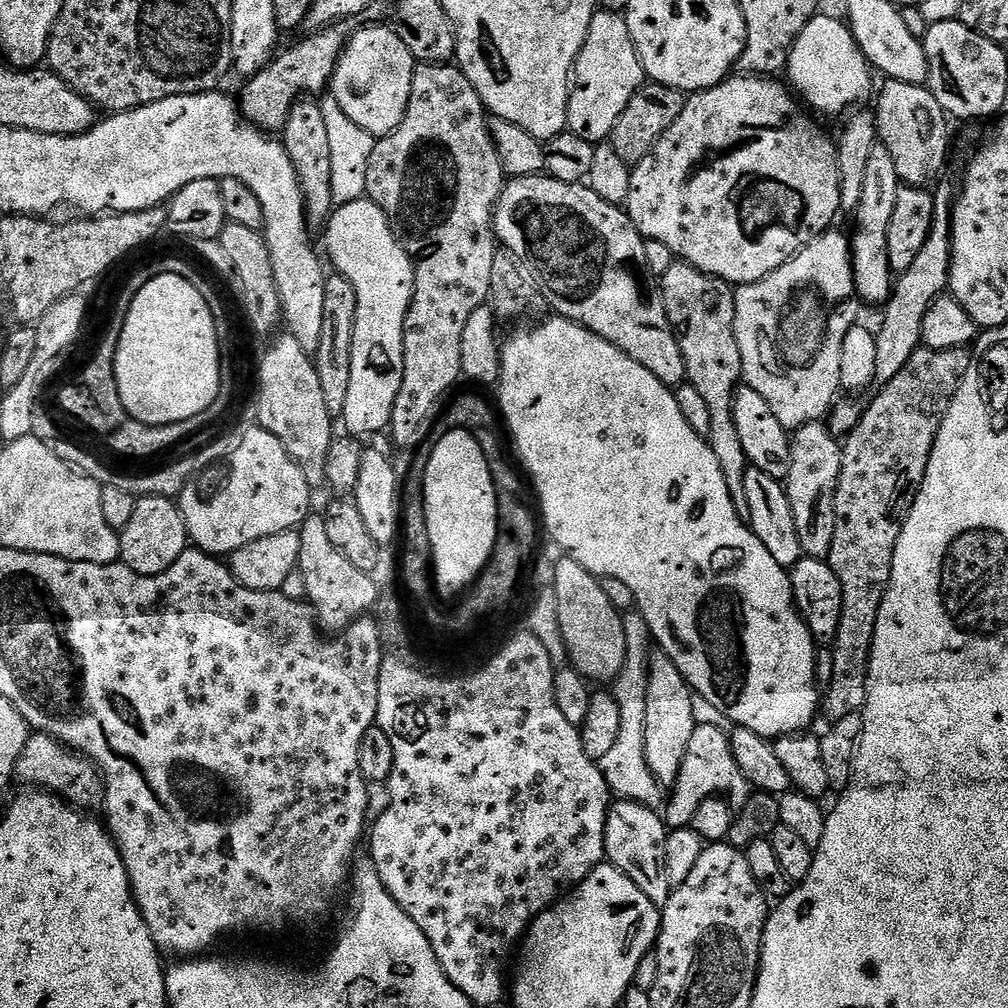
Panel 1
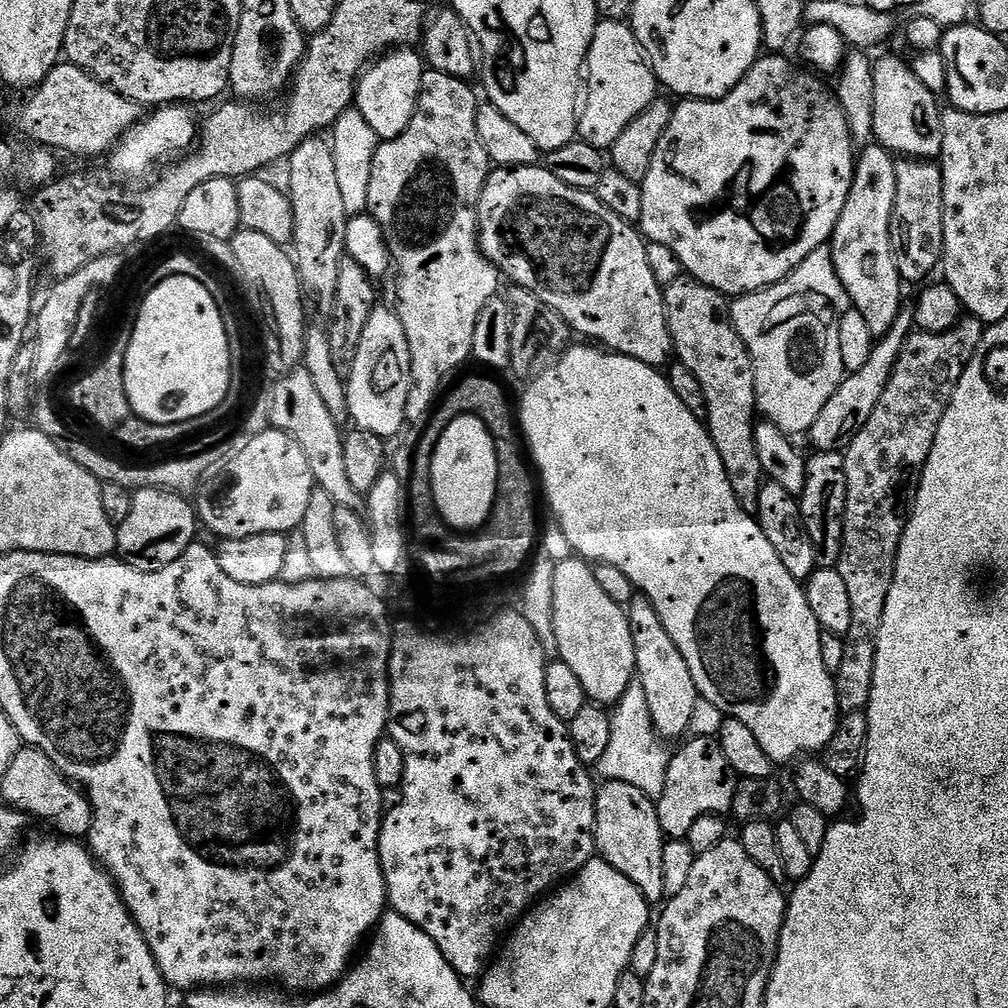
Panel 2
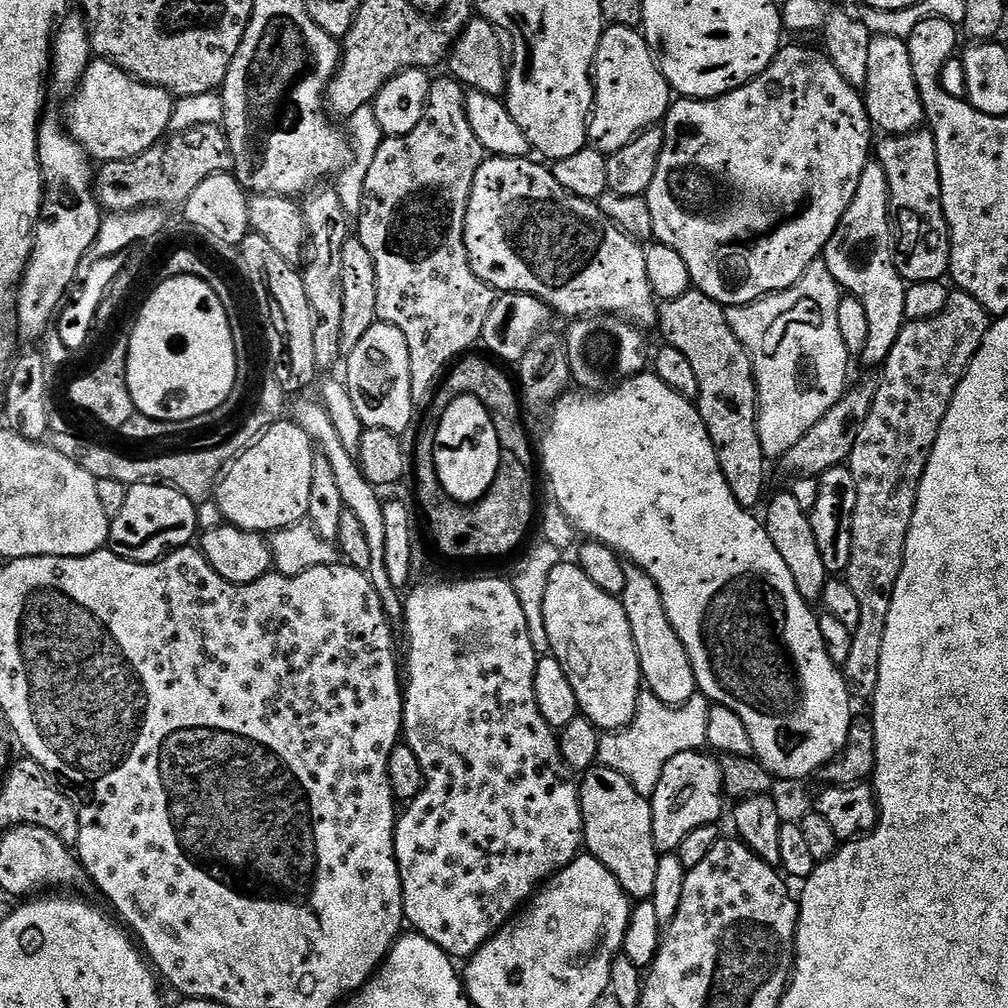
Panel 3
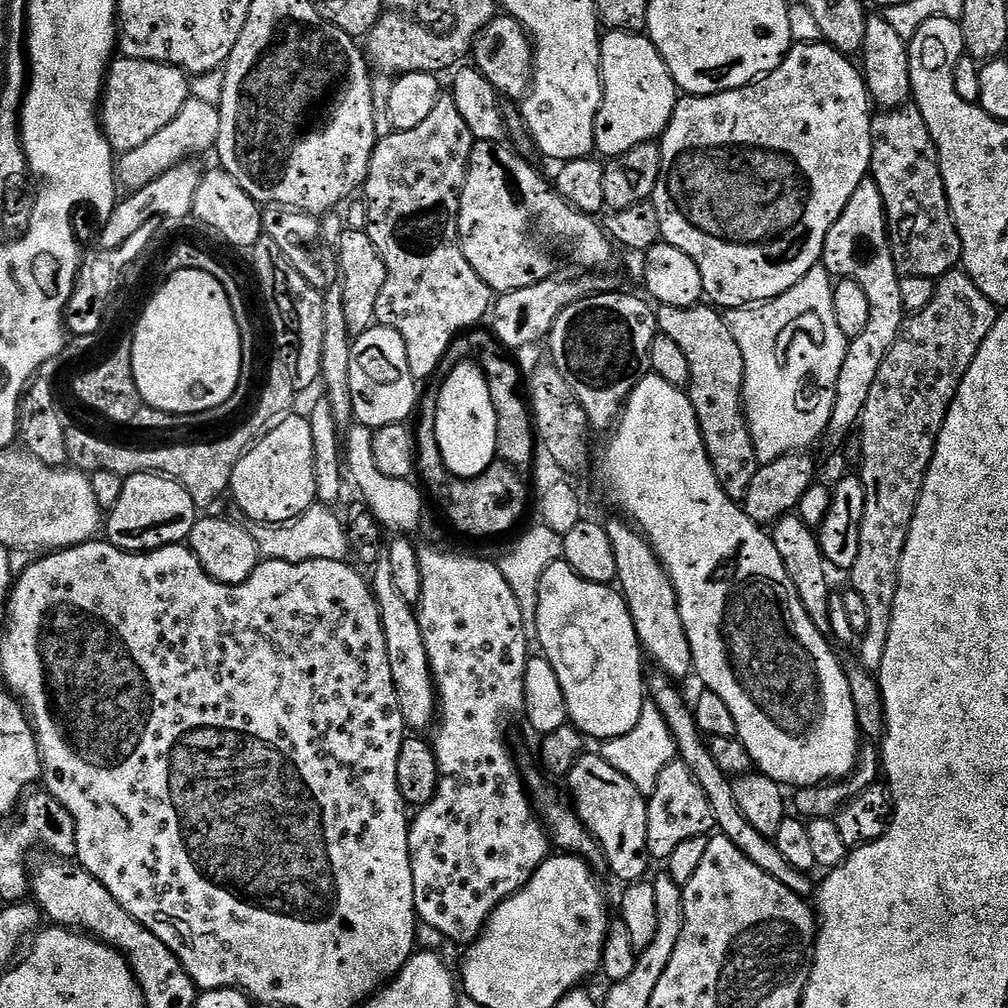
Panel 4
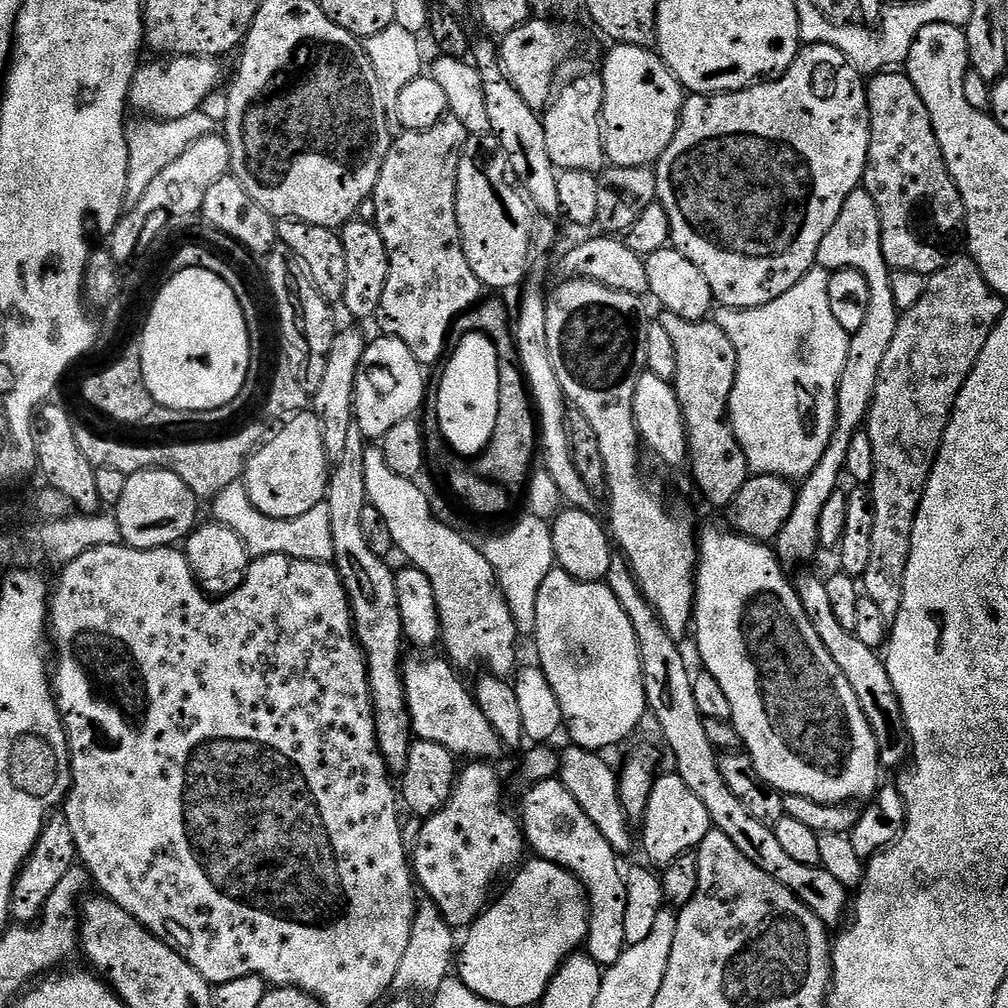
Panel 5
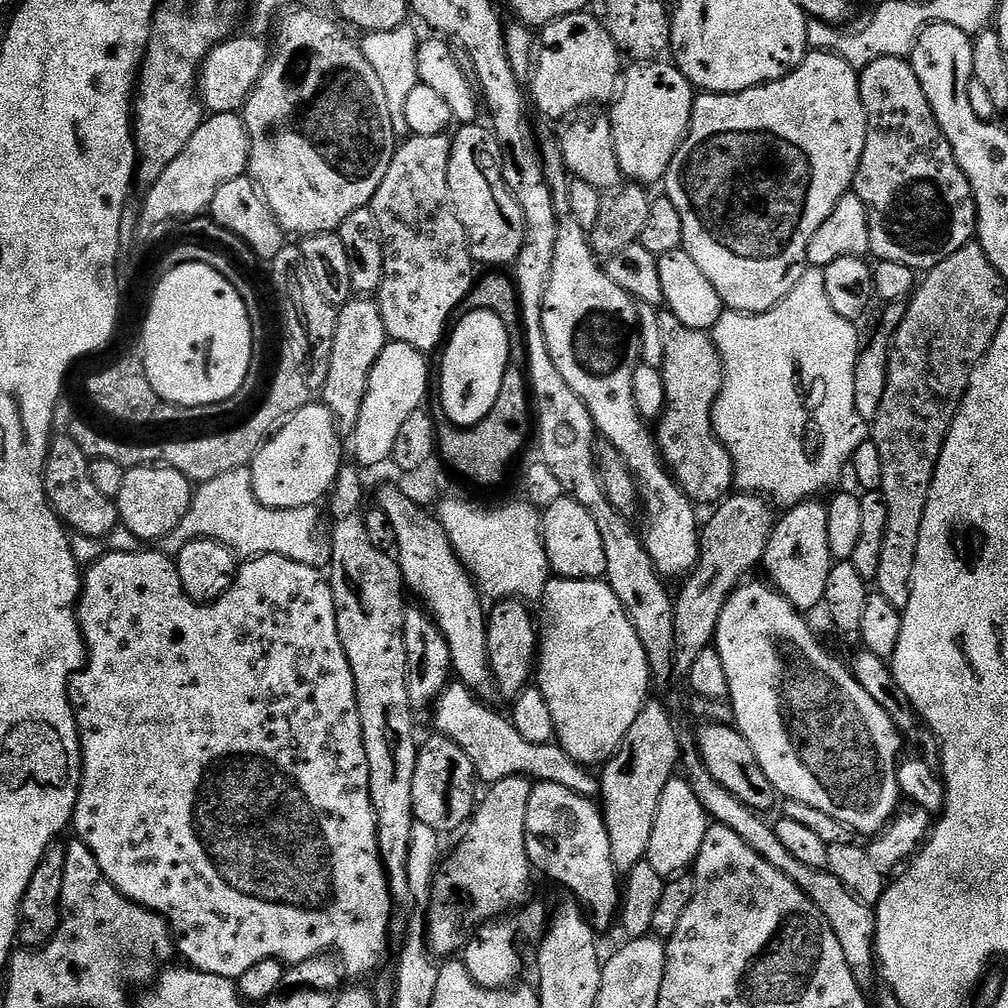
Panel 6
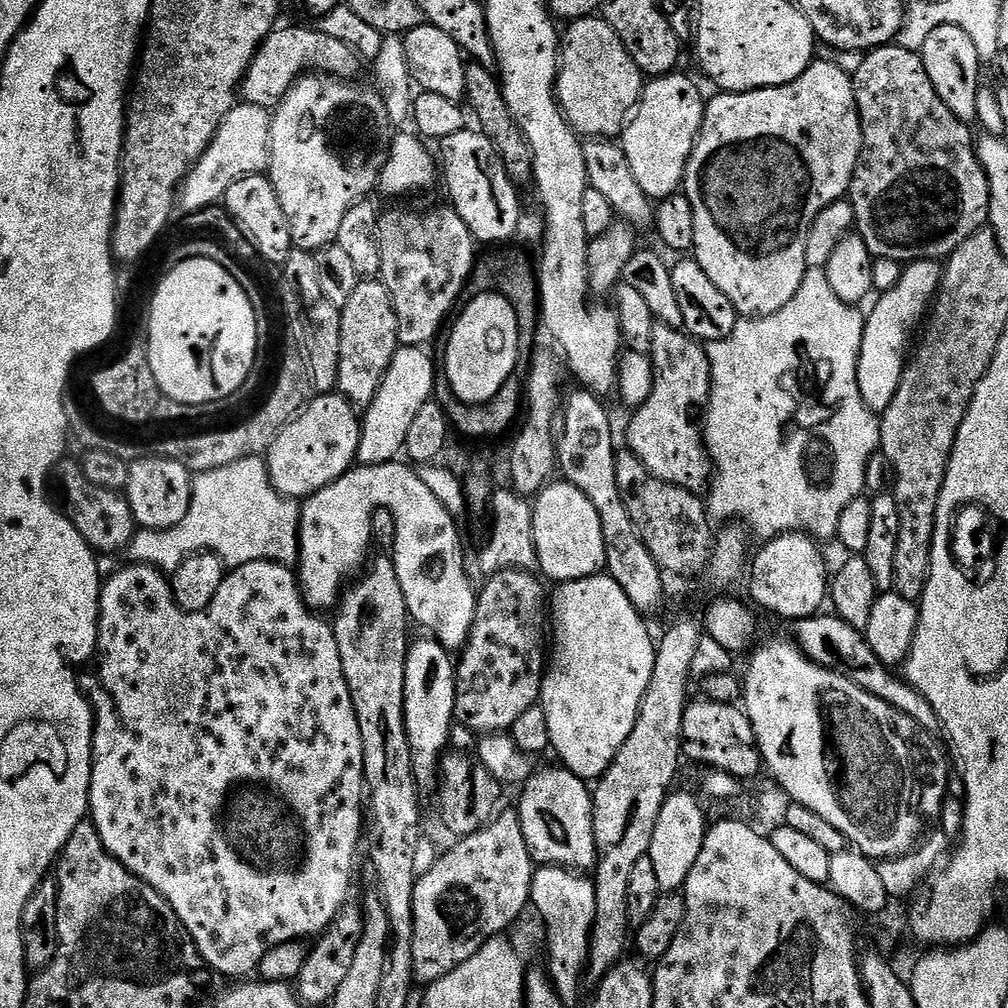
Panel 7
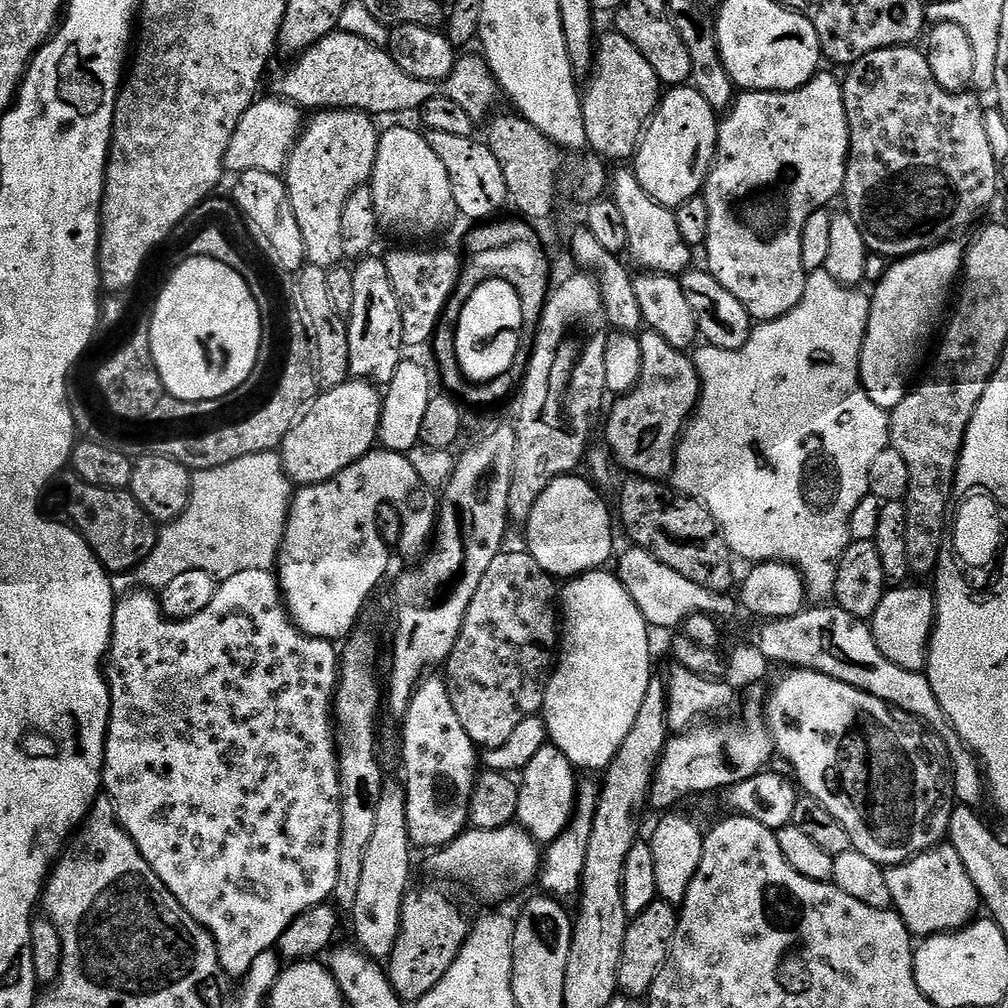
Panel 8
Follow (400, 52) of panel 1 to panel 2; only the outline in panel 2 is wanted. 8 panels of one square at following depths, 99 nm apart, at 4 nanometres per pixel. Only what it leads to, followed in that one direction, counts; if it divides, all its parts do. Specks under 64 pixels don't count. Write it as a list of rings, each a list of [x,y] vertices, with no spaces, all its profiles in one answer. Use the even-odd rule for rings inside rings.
[[[411,47],[389,51],[364,69],[356,85],[354,107],[370,122],[381,141],[398,138],[410,126],[418,106],[418,94],[426,71],[423,55]]]

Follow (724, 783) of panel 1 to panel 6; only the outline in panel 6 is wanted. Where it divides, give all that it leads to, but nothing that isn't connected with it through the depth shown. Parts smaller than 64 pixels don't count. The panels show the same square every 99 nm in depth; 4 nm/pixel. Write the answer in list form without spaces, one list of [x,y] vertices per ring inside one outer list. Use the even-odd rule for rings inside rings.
[[[673,778],[662,794],[662,802],[658,802],[658,818],[654,818],[654,831],[650,834],[646,857],[650,866],[666,878],[687,873],[695,865],[709,827],[708,812],[702,802],[698,802],[698,794],[694,794],[687,779]]]

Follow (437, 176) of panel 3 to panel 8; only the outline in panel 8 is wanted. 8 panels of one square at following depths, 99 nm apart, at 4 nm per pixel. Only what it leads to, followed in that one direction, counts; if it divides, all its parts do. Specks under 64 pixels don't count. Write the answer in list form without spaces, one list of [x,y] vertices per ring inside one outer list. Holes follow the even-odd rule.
[[[412,248],[409,252],[392,252],[383,257],[394,294],[402,310],[402,334],[405,345],[427,345],[432,339],[438,318],[448,305],[450,294],[457,280],[461,279],[461,257],[456,257],[448,248],[432,248],[429,252],[419,252]]]

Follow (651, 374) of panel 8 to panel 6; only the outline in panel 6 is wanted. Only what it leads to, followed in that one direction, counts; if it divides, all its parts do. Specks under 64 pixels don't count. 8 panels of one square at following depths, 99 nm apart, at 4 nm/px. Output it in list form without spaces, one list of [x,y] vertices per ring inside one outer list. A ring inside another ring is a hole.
[[[667,310],[660,312],[660,325],[666,342],[666,358],[662,369],[666,386],[666,402],[654,428],[656,442],[660,446],[664,463],[667,464],[676,483],[680,485],[680,489],[697,505],[715,506],[733,491],[736,483],[734,462],[728,451],[724,449],[724,443],[716,437],[716,431],[712,425],[712,411],[724,385],[724,363],[720,360],[720,351],[716,349],[716,344],[708,332],[699,332],[678,322],[676,315]]]

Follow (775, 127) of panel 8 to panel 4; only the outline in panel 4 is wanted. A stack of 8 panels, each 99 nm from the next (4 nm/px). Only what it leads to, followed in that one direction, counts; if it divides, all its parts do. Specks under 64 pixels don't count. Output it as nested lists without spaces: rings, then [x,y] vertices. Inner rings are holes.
[[[793,43],[788,56],[774,71],[744,88],[735,88],[729,92],[719,92],[713,96],[681,95],[676,101],[676,109],[666,126],[664,135],[660,137],[660,153],[662,154],[662,170],[658,174],[656,188],[652,192],[650,203],[658,210],[660,223],[660,239],[665,244],[682,250],[682,254],[690,254],[694,258],[694,266],[698,266],[698,274],[702,274],[704,295],[717,309],[747,308],[754,304],[762,304],[765,300],[773,300],[786,294],[795,284],[802,282],[811,268],[821,263],[826,234],[830,234],[830,226],[838,222],[842,210],[846,210],[846,202],[858,190],[858,186],[869,179],[872,166],[872,118],[868,88],[859,67],[851,64],[849,57],[829,44]]]

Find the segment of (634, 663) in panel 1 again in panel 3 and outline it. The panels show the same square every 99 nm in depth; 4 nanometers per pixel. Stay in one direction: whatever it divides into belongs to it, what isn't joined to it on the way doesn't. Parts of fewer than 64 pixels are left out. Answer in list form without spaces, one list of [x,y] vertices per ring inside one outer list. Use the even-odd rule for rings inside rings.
[[[641,691],[631,722],[625,728],[601,735],[596,764],[618,770],[618,774],[622,774],[622,778],[638,790],[638,794],[650,798],[654,790],[658,790],[658,778],[662,778],[662,770],[666,770],[666,762],[670,762],[670,758],[683,752],[699,752],[707,745],[706,718],[709,707],[709,701],[700,698],[691,704],[672,708],[666,702],[658,702],[652,692]]]

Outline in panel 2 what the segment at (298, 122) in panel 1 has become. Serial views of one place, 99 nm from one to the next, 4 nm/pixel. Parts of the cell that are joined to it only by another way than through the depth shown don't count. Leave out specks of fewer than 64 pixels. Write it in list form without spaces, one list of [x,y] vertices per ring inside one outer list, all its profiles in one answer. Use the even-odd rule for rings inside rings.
[[[319,135],[308,137],[287,157],[286,191],[294,210],[294,234],[290,248],[294,253],[300,283],[309,297],[316,296],[317,306],[328,314],[336,301],[338,266],[346,254],[344,243],[350,217],[342,203],[332,145],[327,139],[320,139],[324,138]]]

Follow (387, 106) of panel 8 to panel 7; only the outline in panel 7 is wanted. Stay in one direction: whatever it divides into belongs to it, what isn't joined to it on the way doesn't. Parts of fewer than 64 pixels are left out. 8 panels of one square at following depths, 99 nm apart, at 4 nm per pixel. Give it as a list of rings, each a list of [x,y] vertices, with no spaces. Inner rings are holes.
[[[277,27],[264,39],[256,51],[256,57],[250,62],[248,73],[240,85],[239,95],[245,104],[257,104],[266,109],[280,103],[284,95],[292,88],[294,81],[299,80],[309,70],[315,70],[329,76],[356,78],[361,74],[361,55],[344,41],[330,37],[327,33],[315,28]]]

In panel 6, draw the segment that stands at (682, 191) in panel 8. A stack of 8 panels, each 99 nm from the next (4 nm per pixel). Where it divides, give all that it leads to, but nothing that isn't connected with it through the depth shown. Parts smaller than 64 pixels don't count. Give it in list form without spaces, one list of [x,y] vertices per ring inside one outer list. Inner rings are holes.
[[[636,62],[631,66],[633,68],[629,72],[627,69],[623,73],[622,87],[615,101],[616,109],[610,112],[614,150],[618,154],[620,169],[629,181],[641,186],[659,185],[668,172],[674,154],[680,149],[681,142],[688,135],[688,127],[692,121],[694,86],[672,62]]]

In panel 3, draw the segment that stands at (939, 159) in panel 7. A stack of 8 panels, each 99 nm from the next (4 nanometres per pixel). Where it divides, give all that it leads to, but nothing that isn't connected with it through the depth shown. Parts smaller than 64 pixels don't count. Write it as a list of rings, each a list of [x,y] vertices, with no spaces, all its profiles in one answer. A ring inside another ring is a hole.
[[[931,131],[904,132],[901,136],[881,135],[874,144],[874,159],[886,170],[888,183],[888,218],[892,222],[892,261],[898,274],[908,284],[944,280],[949,275],[952,236],[948,232],[946,214],[942,206],[942,182],[938,174],[938,150]]]

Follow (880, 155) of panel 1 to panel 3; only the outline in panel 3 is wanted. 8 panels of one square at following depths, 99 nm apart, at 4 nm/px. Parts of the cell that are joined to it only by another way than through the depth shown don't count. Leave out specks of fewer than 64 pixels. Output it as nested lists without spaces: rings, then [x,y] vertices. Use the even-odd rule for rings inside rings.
[[[872,158],[862,170],[862,178],[858,178],[858,190],[854,190],[854,198],[842,214],[842,222],[834,230],[830,242],[824,248],[822,259],[824,265],[847,295],[858,298],[866,310],[866,327],[870,330],[866,334],[866,346],[858,353],[859,359],[864,359],[868,368],[879,369],[884,359],[894,350],[894,342],[898,342],[901,330],[904,329],[906,314],[906,281],[898,274],[896,264],[892,261],[892,222],[888,218],[888,183],[886,182],[886,170],[882,170],[879,162]]]

